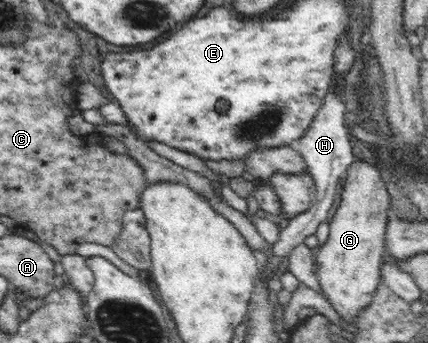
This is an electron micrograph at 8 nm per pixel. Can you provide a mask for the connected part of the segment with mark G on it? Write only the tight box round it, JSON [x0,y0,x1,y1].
[315,158,392,321]

